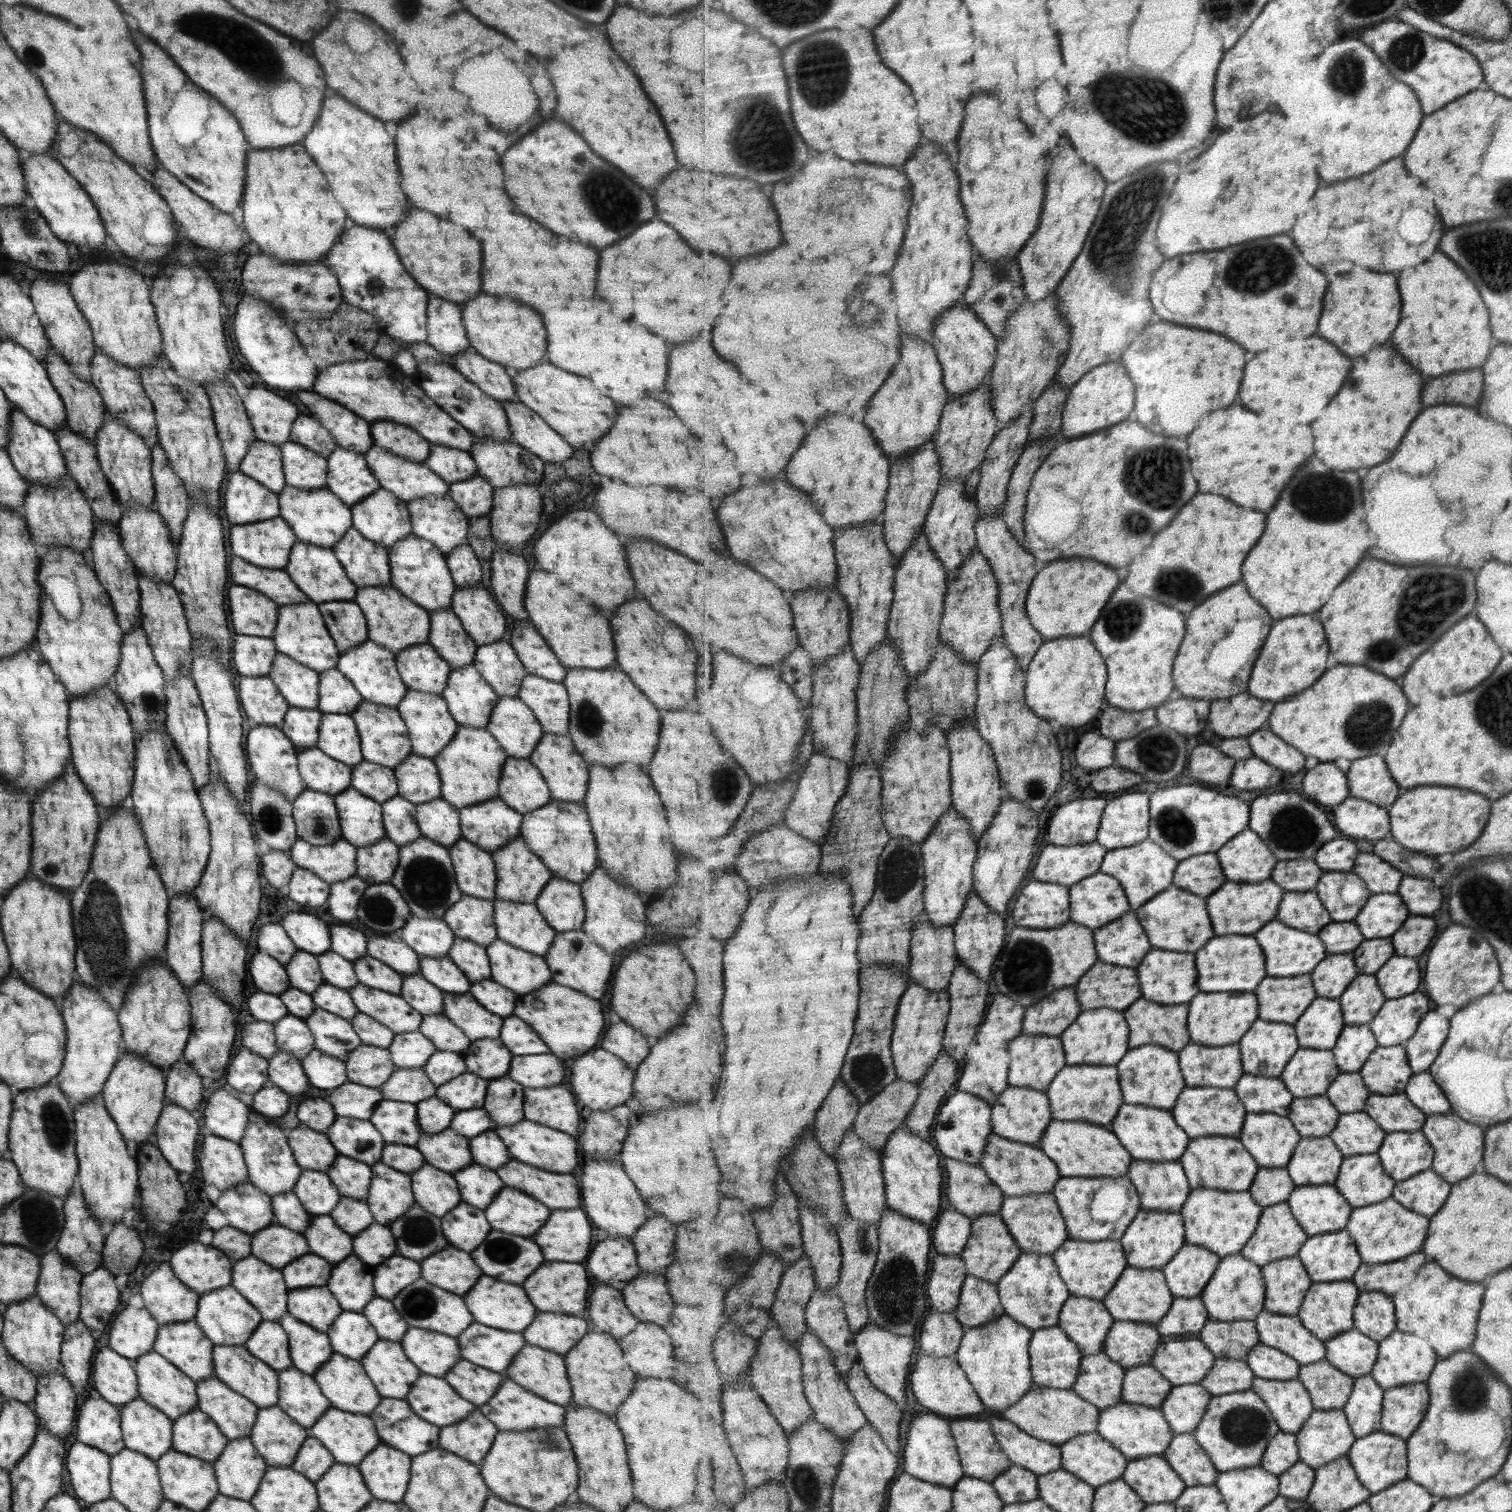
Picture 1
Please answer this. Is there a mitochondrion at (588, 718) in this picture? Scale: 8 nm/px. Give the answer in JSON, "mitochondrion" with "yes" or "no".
{"mitochondrion":"yes"}

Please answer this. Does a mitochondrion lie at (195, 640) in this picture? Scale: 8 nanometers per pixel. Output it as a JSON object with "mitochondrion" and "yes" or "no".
{"mitochondrion":"no"}

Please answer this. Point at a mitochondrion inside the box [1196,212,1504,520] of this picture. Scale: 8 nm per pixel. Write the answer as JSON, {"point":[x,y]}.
{"point":[1256,269]}

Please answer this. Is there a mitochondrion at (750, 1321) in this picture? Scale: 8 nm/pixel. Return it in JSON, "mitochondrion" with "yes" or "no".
{"mitochondrion":"yes"}

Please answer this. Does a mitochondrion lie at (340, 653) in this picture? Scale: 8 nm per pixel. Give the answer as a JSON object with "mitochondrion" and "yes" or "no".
{"mitochondrion":"no"}

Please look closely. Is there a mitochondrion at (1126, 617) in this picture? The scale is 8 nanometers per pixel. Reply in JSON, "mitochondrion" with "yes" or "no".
{"mitochondrion":"yes"}

